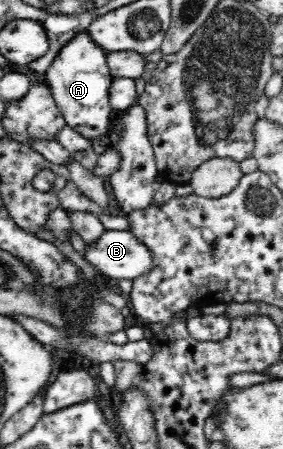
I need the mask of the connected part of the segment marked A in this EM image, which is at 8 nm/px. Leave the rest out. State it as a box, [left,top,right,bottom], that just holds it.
[42,31,114,143]

